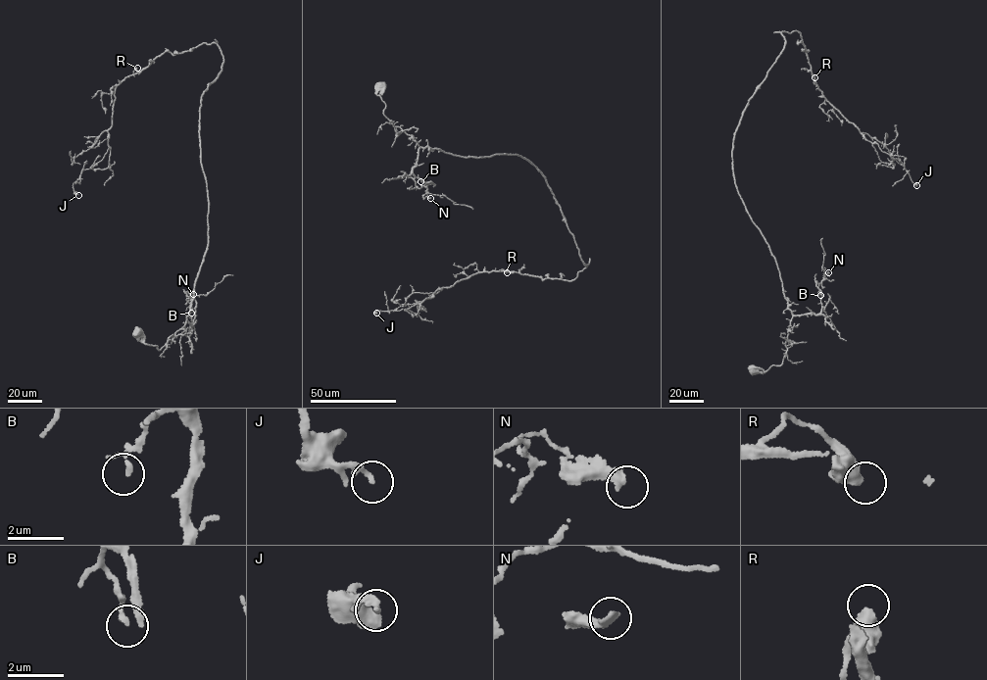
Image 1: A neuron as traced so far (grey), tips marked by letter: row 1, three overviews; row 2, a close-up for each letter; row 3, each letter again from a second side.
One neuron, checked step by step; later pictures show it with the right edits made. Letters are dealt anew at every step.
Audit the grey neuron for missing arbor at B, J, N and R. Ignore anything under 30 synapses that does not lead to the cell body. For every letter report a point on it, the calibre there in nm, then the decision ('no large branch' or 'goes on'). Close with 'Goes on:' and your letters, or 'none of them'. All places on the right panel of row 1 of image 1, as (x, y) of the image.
B: at (820, 295); 120 nm thick; no large branch
J: at (916, 185); 200 nm thick; no large branch
N: at (828, 272); 280 nm thick; no large branch
R: at (814, 77); 400 nm thick; no large branch
Goes on: none of them

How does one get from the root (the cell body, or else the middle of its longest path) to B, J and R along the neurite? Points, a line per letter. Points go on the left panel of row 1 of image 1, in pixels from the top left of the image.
B: (137, 330), (144, 342), (156, 345), (159, 350), (182, 328), (186, 319), (191, 330), (195, 310), (191, 313)
J: (137, 330), (159, 350), (189, 314), (218, 44), (164, 52), (118, 84), (109, 166), (82, 170), (78, 195)
R: (137, 330), (159, 350), (189, 314), (208, 237), (199, 110), (222, 55), (204, 43), (137, 68)

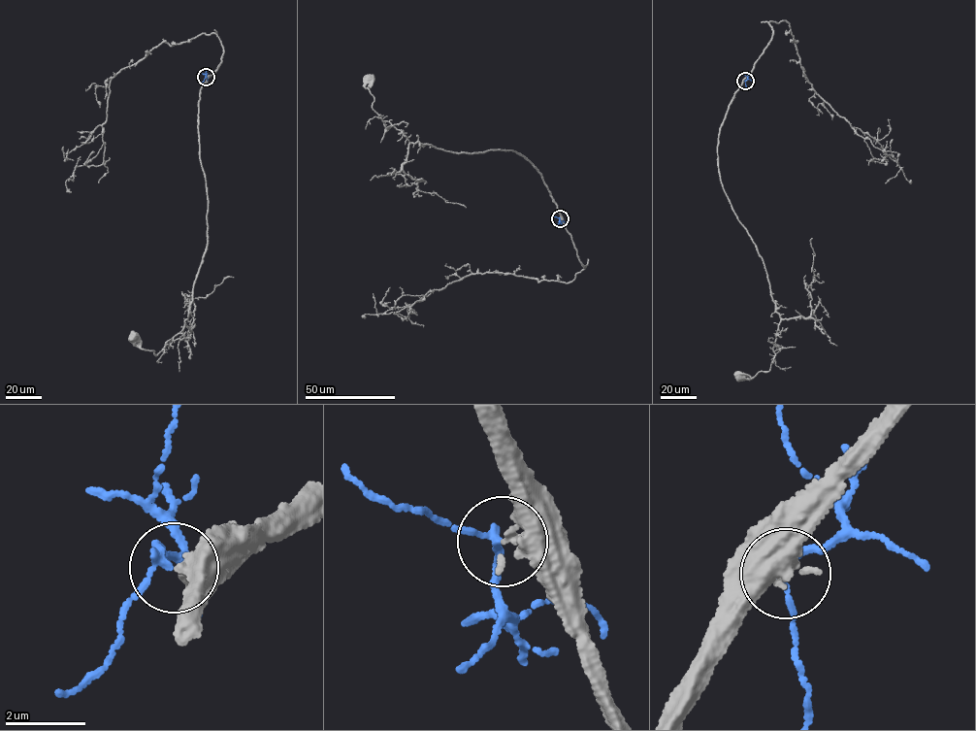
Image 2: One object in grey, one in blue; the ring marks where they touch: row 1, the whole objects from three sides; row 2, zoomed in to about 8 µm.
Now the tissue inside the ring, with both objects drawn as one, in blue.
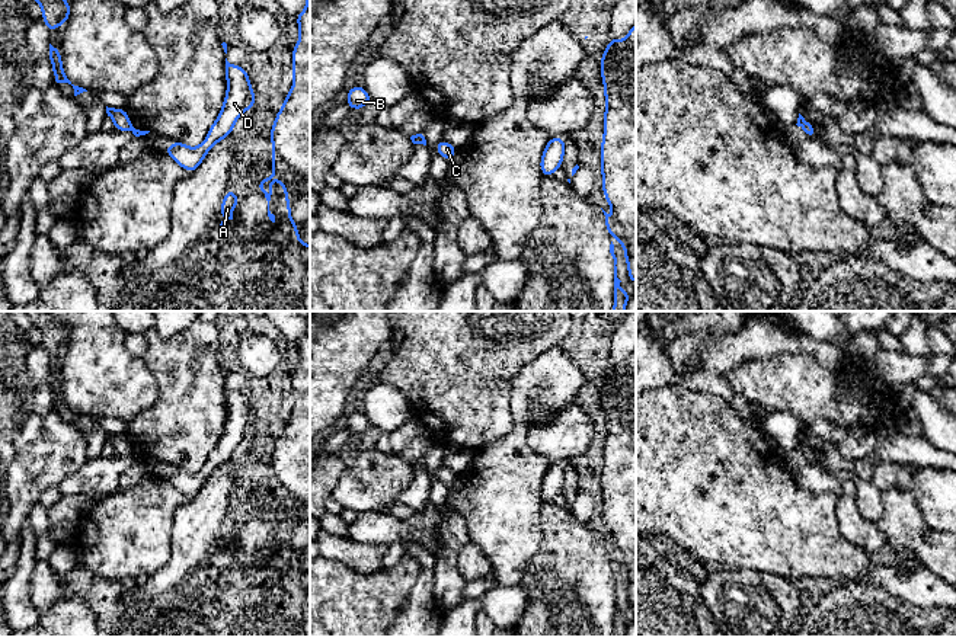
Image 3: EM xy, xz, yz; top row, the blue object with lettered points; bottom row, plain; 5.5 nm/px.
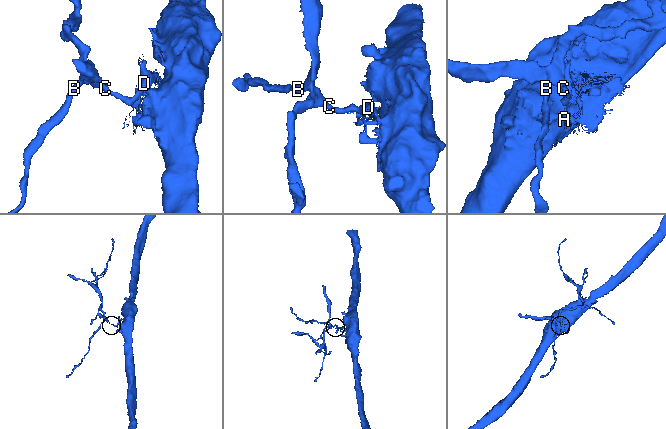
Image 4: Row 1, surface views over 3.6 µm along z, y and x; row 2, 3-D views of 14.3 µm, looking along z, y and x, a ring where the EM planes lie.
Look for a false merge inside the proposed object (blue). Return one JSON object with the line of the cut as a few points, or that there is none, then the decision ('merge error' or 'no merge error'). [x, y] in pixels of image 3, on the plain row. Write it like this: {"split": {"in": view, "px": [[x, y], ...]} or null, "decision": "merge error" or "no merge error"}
{"split": null, "decision": "no merge error"}

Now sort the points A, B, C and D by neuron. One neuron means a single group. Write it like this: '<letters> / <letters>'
A B C D

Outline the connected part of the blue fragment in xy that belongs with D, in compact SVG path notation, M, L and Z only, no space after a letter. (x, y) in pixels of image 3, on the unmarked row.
M226 384L227 419L218 444L211 451L201 471L191 474L175 467L164 477L189 499L195 497L214 470L231 460L237 444L246 436L253 436L255 417L249 400L242 391L230 390Z

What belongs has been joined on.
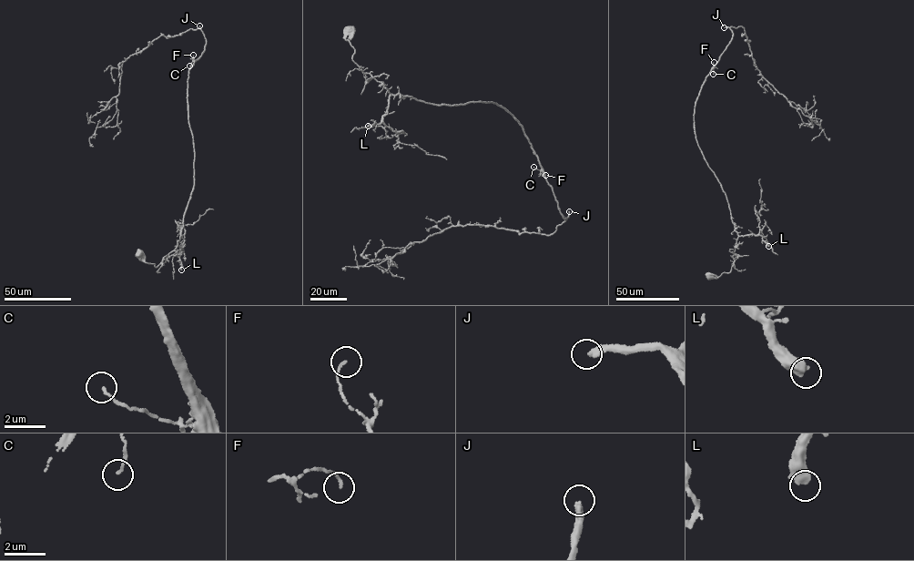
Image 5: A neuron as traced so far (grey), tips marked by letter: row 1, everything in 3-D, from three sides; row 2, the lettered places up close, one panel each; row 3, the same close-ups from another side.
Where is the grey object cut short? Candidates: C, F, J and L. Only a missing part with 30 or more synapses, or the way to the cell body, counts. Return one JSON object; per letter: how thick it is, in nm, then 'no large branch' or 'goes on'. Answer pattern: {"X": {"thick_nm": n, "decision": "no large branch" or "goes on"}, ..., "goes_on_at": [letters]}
{"C": {"thick_nm": 120, "decision": "no large branch"}, "F": {"thick_nm": 110, "decision": "no large branch"}, "J": {"thick_nm": 380, "decision": "goes on"}, "L": {"thick_nm": 550, "decision": "goes on"}, "goes_on_at": ["J", "L"]}

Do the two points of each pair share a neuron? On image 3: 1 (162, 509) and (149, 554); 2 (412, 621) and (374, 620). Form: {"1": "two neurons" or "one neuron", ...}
{"1": "one neuron", "2": "two neurons"}

